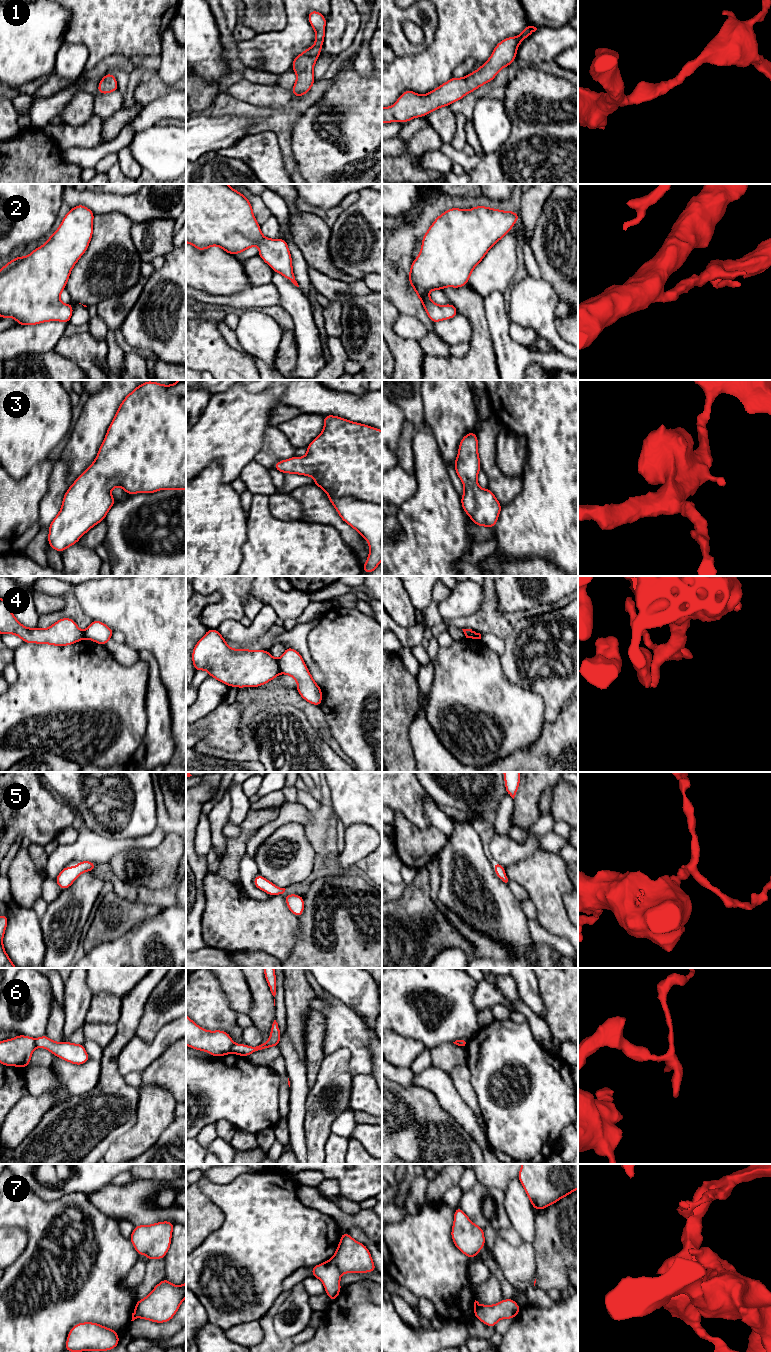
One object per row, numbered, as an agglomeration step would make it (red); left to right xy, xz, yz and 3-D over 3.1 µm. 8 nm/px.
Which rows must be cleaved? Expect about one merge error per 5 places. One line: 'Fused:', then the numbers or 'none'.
Fused: 4, 6, 7

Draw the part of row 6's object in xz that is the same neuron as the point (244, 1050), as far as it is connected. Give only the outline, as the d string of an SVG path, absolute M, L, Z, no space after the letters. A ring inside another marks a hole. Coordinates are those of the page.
M274 1020L271 1026L270 1038L266 1043L261 1043L258 1046L251 1047L245 1044L234 1044L231 1049L231 1053L240 1055L240 1056L248 1056L254 1052L261 1051L273 1046L279 1046L280 1043L280 1029L276 1020Z

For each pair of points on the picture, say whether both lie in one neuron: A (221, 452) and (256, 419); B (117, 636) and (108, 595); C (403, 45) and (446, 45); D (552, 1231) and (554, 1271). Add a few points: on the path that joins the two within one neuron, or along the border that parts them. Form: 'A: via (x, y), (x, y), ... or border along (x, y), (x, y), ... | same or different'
A: via (230, 443), (247, 426) | same
B: border along (114, 630), (119, 630), (124, 635), (124, 642) | different
C: border along (424, 48), (417, 53), (401, 56) | different
D: via (556, 1241), (554, 1261) | same

